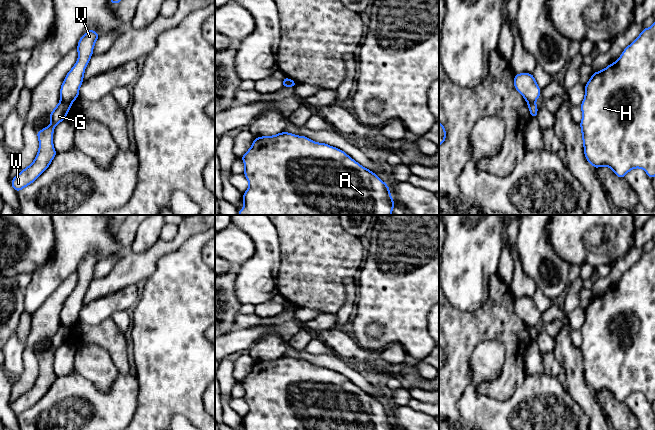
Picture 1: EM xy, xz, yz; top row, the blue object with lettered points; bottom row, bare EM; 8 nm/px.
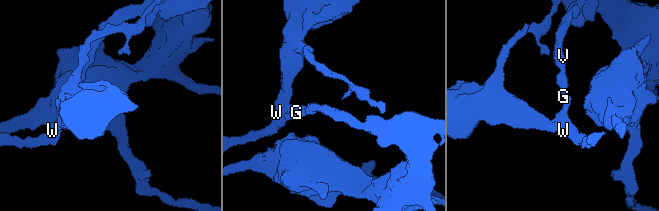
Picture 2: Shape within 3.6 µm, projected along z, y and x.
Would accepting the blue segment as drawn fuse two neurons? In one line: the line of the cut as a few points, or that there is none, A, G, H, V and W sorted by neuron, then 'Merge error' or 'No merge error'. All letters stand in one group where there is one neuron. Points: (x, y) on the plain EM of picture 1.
Split along xy (61, 323), (70, 328). Groups: A H V / G W. Merge error

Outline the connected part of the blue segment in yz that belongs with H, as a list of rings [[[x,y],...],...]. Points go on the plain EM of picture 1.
[[[655,246],[650,252],[644,252],[642,254],[641,258],[624,273],[616,286],[599,296],[593,297],[588,307],[585,309],[585,322],[580,331],[583,337],[580,351],[584,377],[587,385],[591,387],[595,393],[608,390],[619,402],[624,402],[631,393],[642,392],[651,403],[655,401]]]

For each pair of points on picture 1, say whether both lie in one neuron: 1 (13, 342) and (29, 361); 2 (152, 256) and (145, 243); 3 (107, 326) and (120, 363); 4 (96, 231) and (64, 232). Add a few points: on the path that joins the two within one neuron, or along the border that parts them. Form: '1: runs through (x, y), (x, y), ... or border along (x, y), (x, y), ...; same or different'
1: border along (26, 341), (23, 352), (23, 371), (17, 376); different
2: border along (159, 238), (146, 250), (134, 252), (129, 249); different
3: runs through (107, 335), (114, 342), (118, 354); same
4: runs through (88, 231), (72, 232); same

